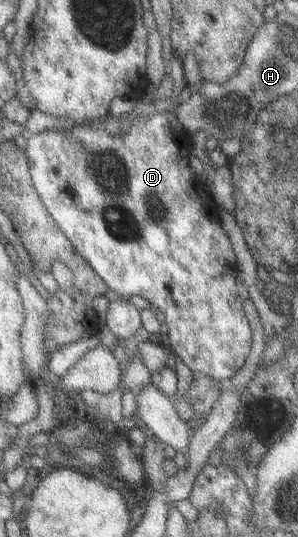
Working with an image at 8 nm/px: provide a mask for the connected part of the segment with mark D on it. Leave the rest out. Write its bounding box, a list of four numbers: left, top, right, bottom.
[24,111,251,381]

